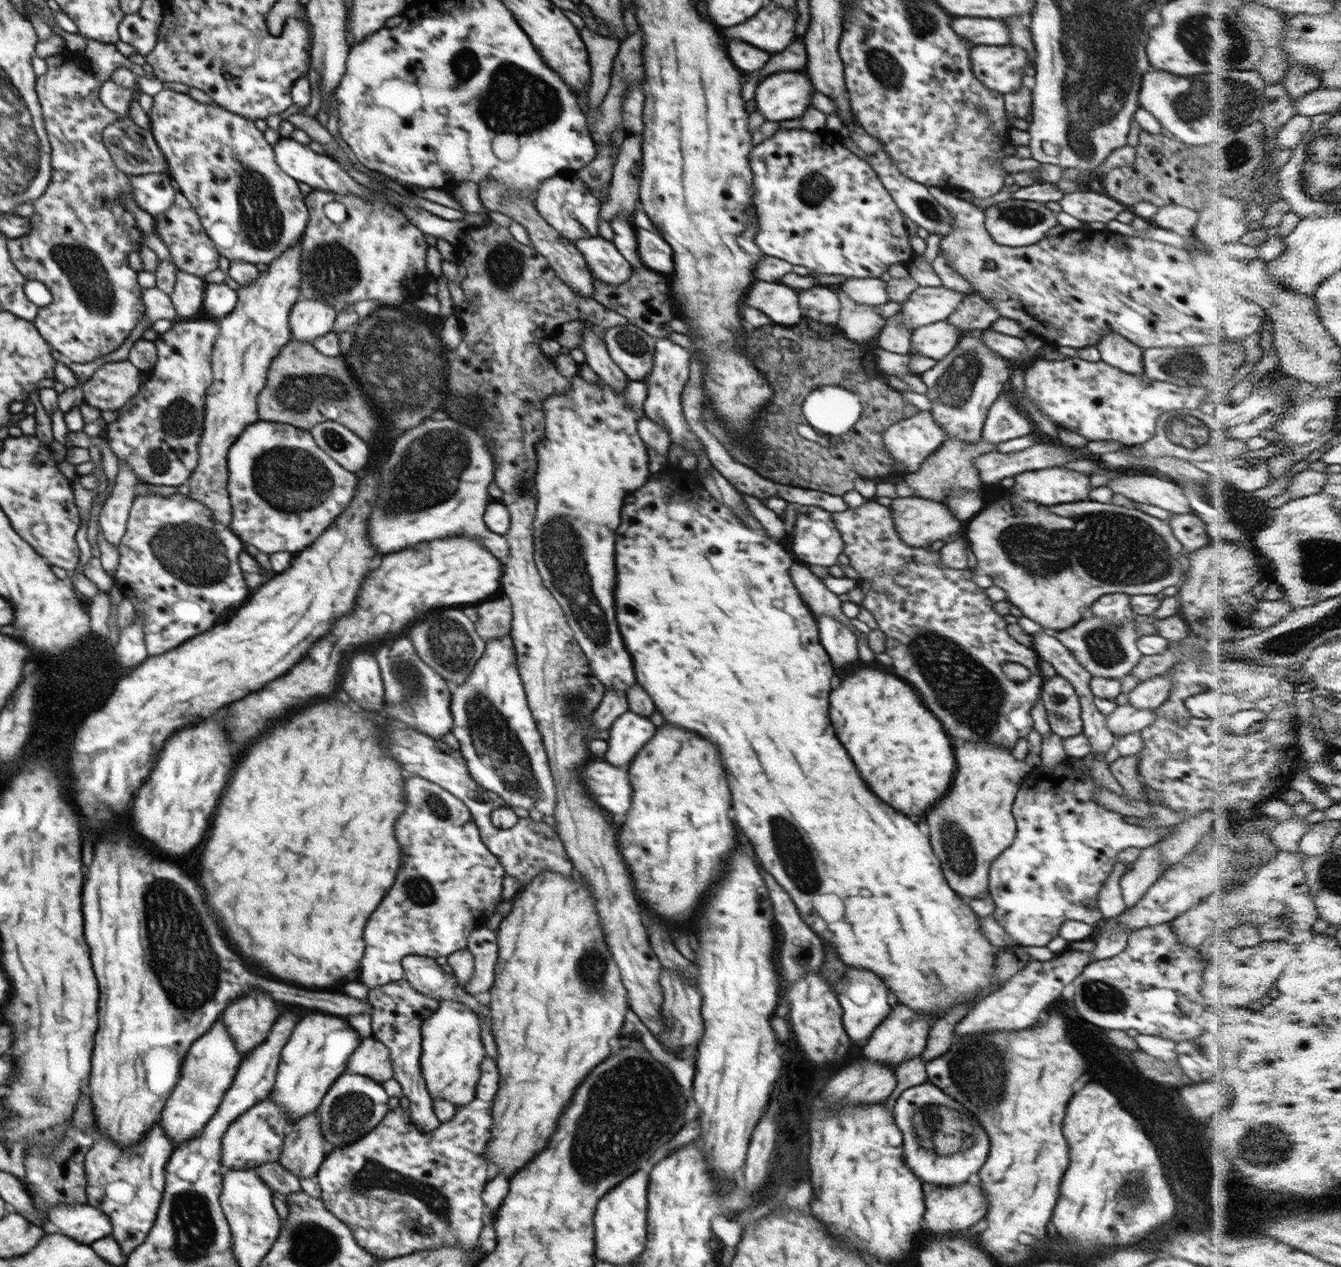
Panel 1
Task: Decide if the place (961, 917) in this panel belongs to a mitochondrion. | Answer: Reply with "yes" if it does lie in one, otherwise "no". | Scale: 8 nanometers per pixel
no

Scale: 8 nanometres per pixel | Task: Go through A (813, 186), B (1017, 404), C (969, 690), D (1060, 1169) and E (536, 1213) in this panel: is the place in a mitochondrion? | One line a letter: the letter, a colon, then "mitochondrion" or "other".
A: mitochondrion
B: other
C: mitochondrion
D: other
E: other

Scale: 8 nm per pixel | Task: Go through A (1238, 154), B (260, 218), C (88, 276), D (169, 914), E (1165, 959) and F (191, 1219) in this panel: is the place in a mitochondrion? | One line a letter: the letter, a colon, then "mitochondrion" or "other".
A: mitochondrion
B: mitochondrion
C: mitochondrion
D: mitochondrion
E: other
F: mitochondrion

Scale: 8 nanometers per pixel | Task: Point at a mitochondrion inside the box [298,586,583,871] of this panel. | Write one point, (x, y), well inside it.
(497, 743)

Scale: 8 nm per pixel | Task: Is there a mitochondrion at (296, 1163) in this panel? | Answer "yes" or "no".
no

